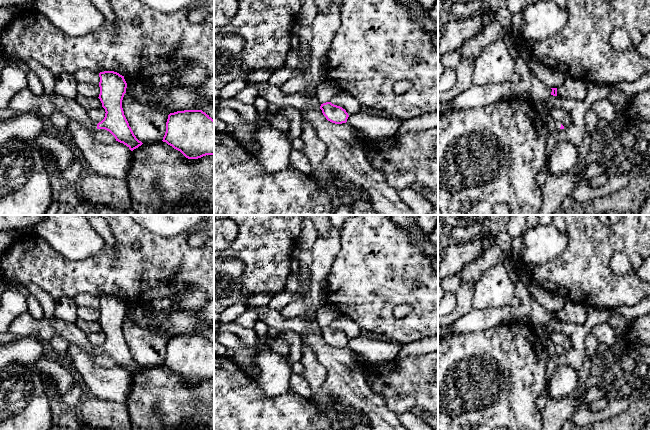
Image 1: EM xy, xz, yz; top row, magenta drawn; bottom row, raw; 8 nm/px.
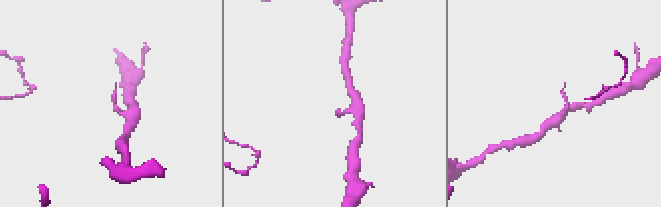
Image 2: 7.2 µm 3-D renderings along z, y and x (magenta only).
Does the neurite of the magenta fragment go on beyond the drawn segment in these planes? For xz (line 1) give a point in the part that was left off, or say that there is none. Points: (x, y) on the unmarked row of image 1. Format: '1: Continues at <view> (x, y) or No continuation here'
1: No continuation here

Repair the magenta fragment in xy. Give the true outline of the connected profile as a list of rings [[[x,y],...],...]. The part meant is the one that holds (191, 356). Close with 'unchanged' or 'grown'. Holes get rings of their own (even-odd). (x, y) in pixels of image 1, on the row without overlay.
[[[202,334],[170,337],[162,365],[188,383],[214,379],[214,344]]] | unchanged

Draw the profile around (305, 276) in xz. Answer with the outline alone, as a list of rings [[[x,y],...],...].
[[[305,269],[299,272],[301,279],[301,290],[293,294],[292,301],[306,299],[311,290],[311,274],[310,269]]]

